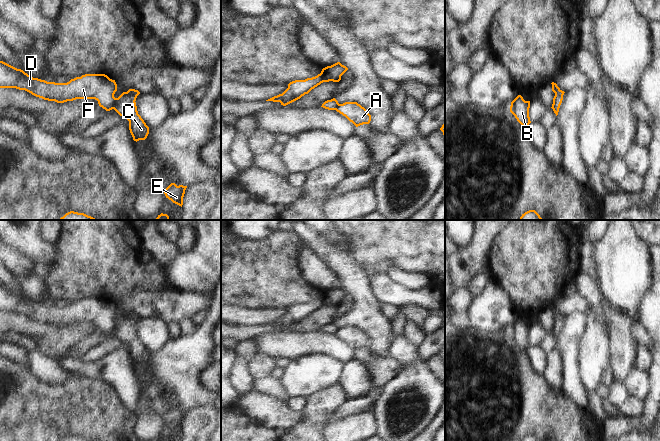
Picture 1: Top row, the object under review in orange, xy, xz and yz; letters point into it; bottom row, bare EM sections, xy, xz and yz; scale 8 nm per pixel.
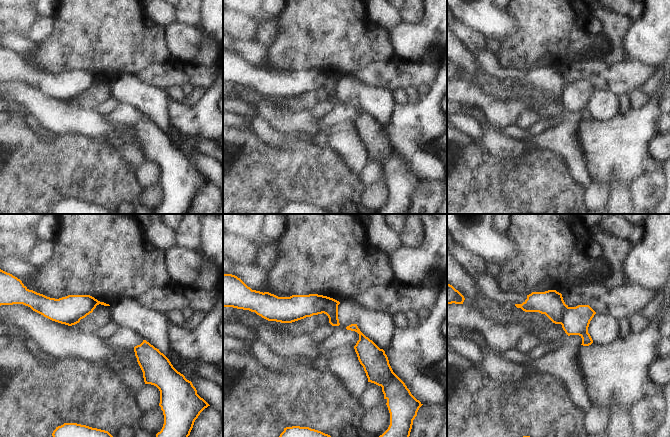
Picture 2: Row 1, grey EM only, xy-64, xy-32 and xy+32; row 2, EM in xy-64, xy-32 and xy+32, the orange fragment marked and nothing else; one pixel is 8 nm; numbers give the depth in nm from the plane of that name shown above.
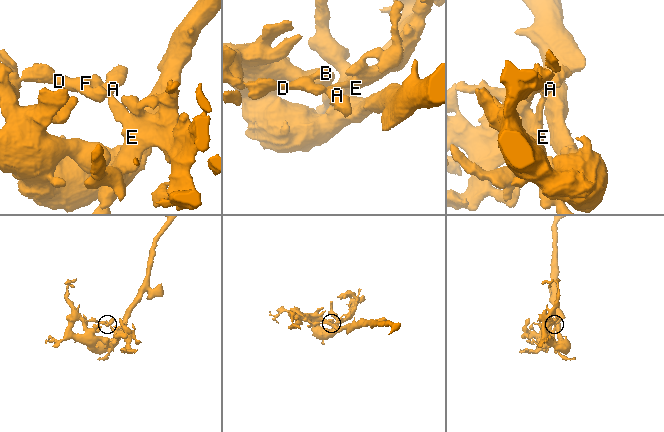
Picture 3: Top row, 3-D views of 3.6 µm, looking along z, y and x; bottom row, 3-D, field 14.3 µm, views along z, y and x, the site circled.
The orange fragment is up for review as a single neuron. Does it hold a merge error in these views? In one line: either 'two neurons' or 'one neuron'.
two neurons

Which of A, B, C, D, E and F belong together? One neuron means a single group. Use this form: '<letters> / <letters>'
A C E / B D F

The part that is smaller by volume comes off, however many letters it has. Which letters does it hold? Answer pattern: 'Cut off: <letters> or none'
Cut off: B, D, F

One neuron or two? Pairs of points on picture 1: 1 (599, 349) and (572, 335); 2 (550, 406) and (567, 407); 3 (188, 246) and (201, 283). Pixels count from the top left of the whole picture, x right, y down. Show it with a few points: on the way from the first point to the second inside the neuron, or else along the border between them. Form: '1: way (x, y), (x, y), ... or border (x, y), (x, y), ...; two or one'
1: border (585, 316), (585, 327), (579, 341), (579, 363); two
2: way (554, 407), (563, 407); one
3: border (197, 230), (197, 244), (190, 251), (182, 253); two

